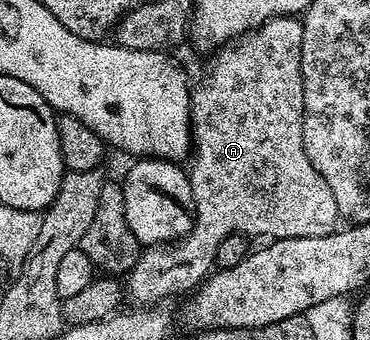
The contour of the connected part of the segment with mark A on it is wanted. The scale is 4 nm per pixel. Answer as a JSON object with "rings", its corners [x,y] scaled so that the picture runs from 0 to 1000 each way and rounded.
{"rings":[[[805,47],[730,50],[703,85],[684,85],[676,97],[662,97],[654,109],[638,109],[635,118],[616,121],[611,132],[584,141],[576,156],[581,171],[562,185],[549,229],[530,250],[524,241],[516,262],[516,409],[522,435],[511,453],[511,476],[516,474],[511,518],[516,559],[522,562],[522,597],[527,600],[527,653],[495,706],[459,721],[397,726],[378,741],[370,774],[338,815],[341,871],[346,876],[357,874],[365,882],[357,888],[368,900],[405,903],[424,897],[462,879],[451,874],[468,871],[470,862],[497,859],[495,865],[503,865],[508,856],[546,838],[581,791],[586,724],[597,715],[597,703],[608,703],[608,691],[654,685],[678,703],[686,703],[686,697],[803,703],[805,697],[865,697],[908,682],[922,650],[911,585],[900,585],[900,562],[889,562],[889,538],[878,538],[878,526],[868,526],[868,515],[857,515],[846,479],[835,479],[835,456],[824,456],[824,421],[819,418],[819,224],[814,221],[816,100],[819,65]]]}

